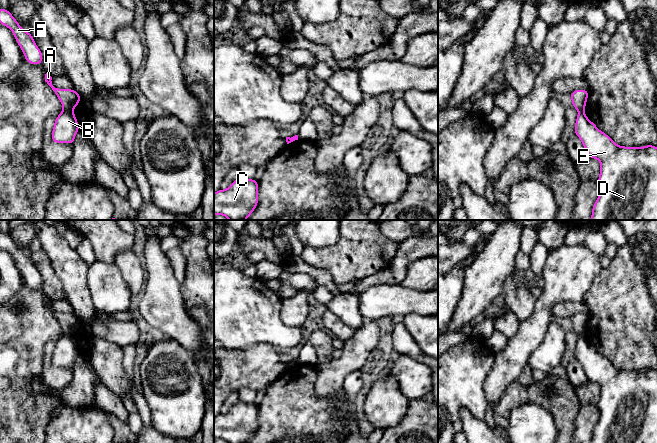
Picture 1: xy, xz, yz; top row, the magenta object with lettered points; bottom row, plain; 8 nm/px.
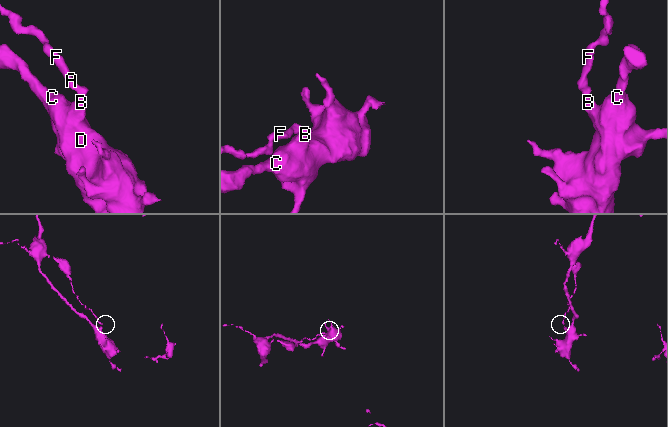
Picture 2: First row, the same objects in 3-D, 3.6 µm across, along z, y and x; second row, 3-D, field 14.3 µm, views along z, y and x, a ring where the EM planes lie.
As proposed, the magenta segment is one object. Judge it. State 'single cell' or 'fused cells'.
fused cells

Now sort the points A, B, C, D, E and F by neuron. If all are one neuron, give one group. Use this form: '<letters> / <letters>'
A F / B C D E

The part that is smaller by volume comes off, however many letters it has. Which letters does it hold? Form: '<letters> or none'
A, F

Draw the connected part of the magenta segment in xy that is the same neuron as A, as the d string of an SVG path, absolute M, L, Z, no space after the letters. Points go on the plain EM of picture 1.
M46 297L45 306L47 310L57 319L63 330L63 334L71 336L80 327L82 321L75 315L75 313L60 313L54 311L51 304L52 301Z

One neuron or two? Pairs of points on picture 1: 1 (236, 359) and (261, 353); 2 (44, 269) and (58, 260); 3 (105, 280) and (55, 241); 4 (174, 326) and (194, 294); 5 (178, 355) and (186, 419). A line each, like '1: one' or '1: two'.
1: one
2: two
3: two
4: two
5: one

